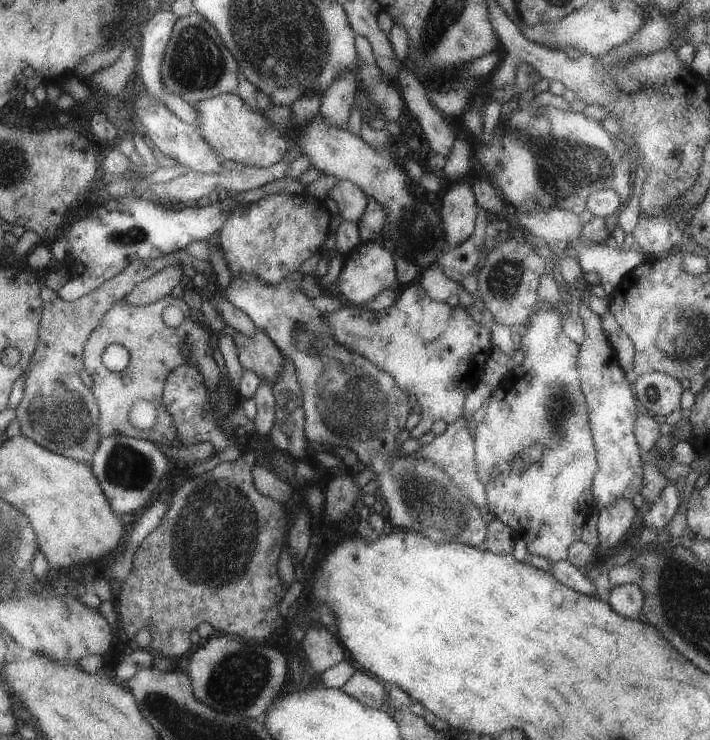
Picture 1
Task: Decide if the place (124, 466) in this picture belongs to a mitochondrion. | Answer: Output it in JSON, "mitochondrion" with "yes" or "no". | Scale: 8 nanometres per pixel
{"mitochondrion":"yes"}

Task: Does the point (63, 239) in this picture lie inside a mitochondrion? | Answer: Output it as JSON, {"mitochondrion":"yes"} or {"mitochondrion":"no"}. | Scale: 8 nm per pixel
{"mitochondrion":"no"}

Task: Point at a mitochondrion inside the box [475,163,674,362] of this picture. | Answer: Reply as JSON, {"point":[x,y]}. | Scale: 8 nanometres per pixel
{"point":[503,282]}

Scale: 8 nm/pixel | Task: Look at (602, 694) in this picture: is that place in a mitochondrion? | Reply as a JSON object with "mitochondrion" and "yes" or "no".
{"mitochondrion":"no"}

